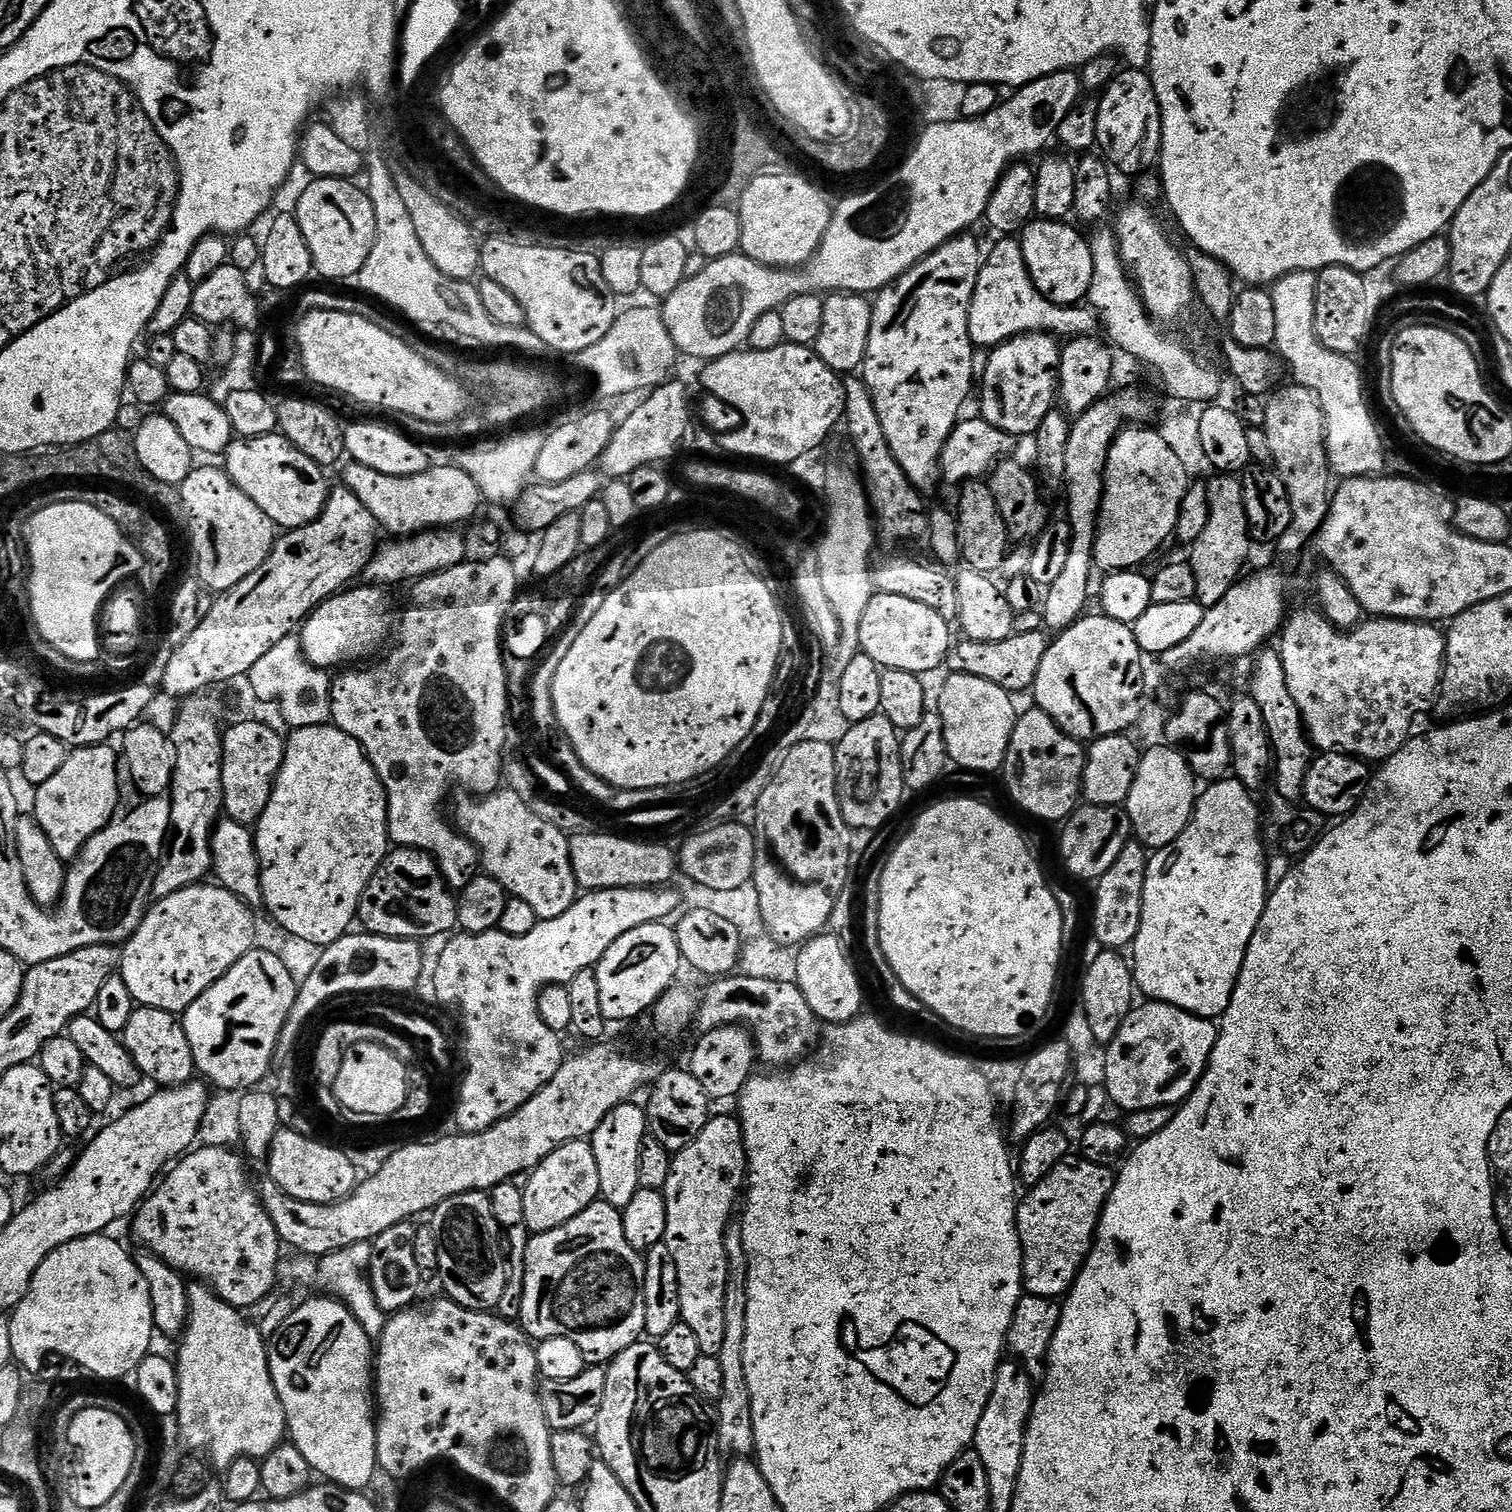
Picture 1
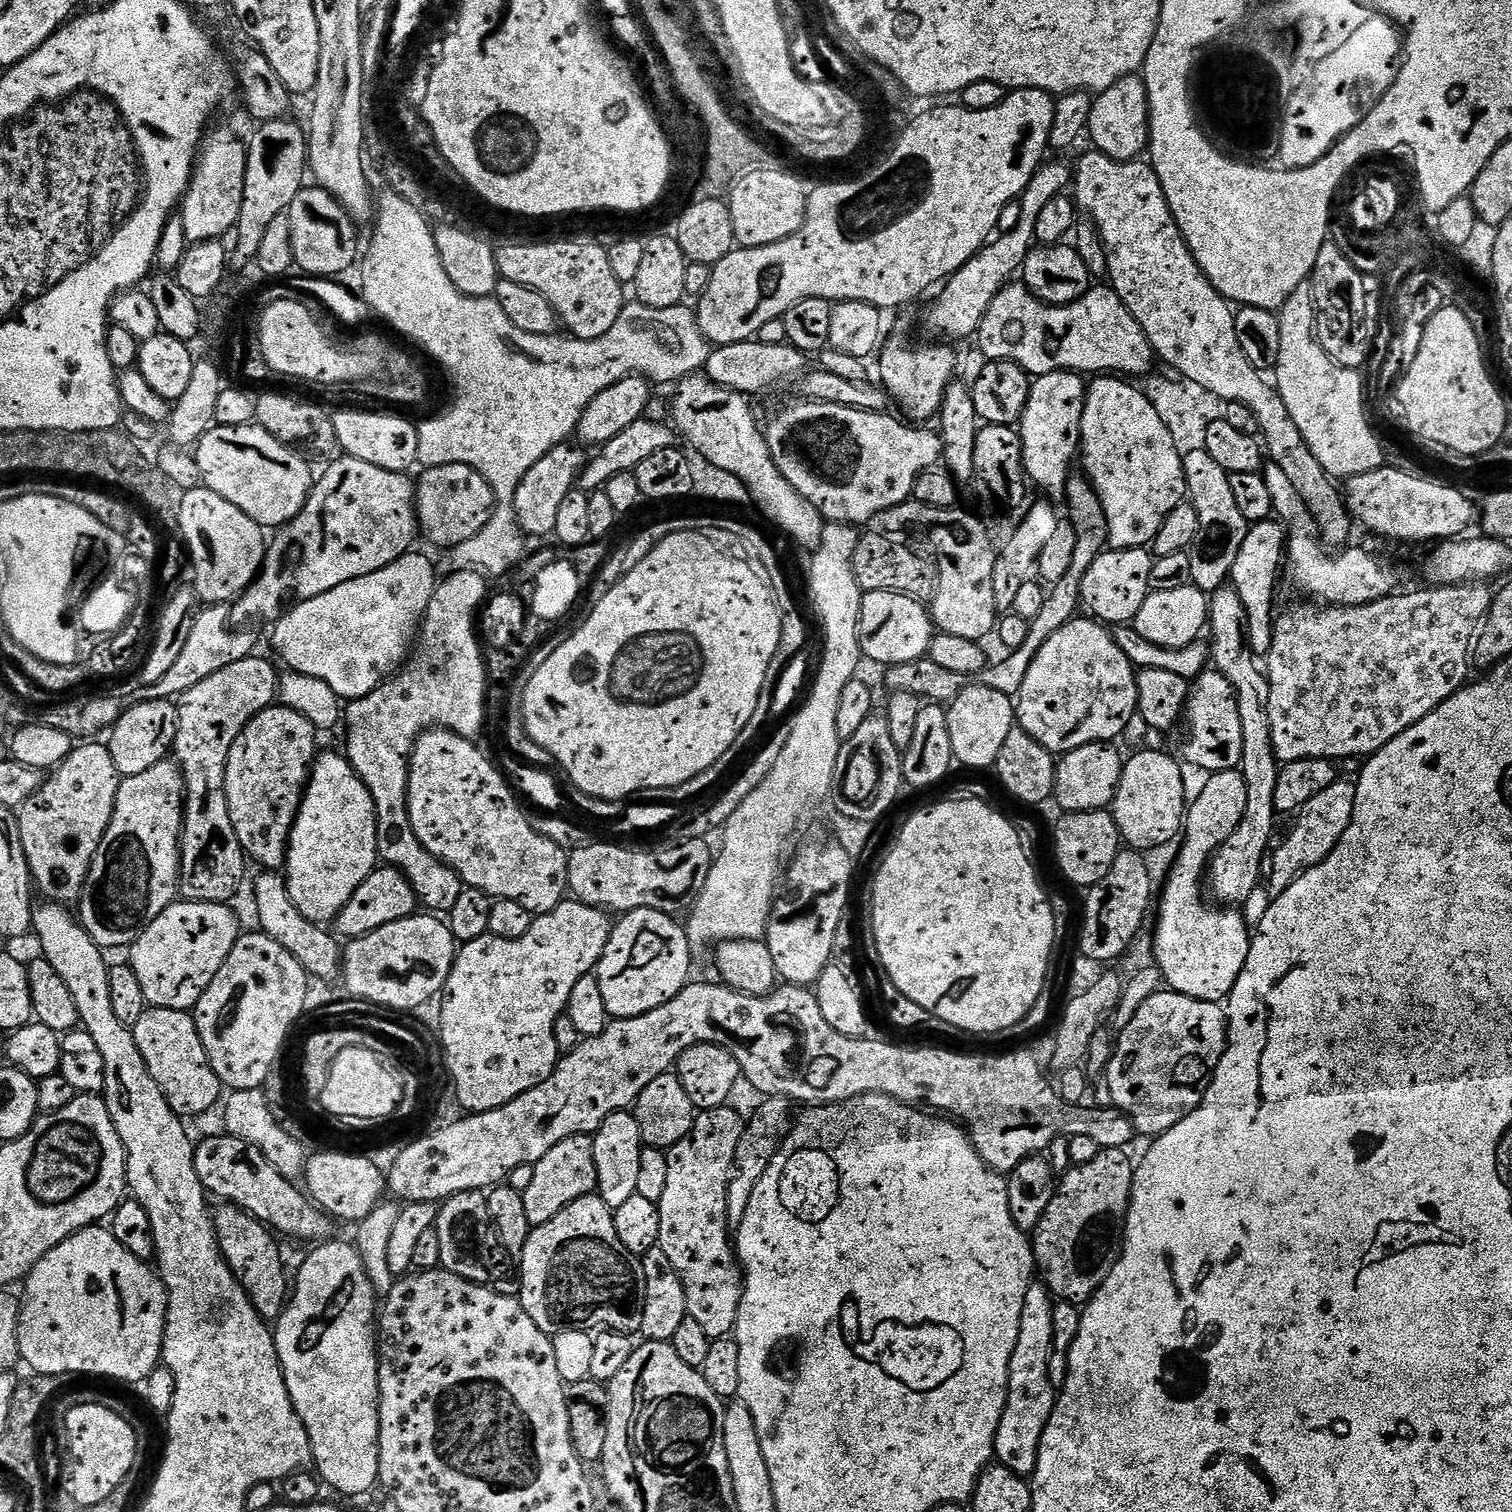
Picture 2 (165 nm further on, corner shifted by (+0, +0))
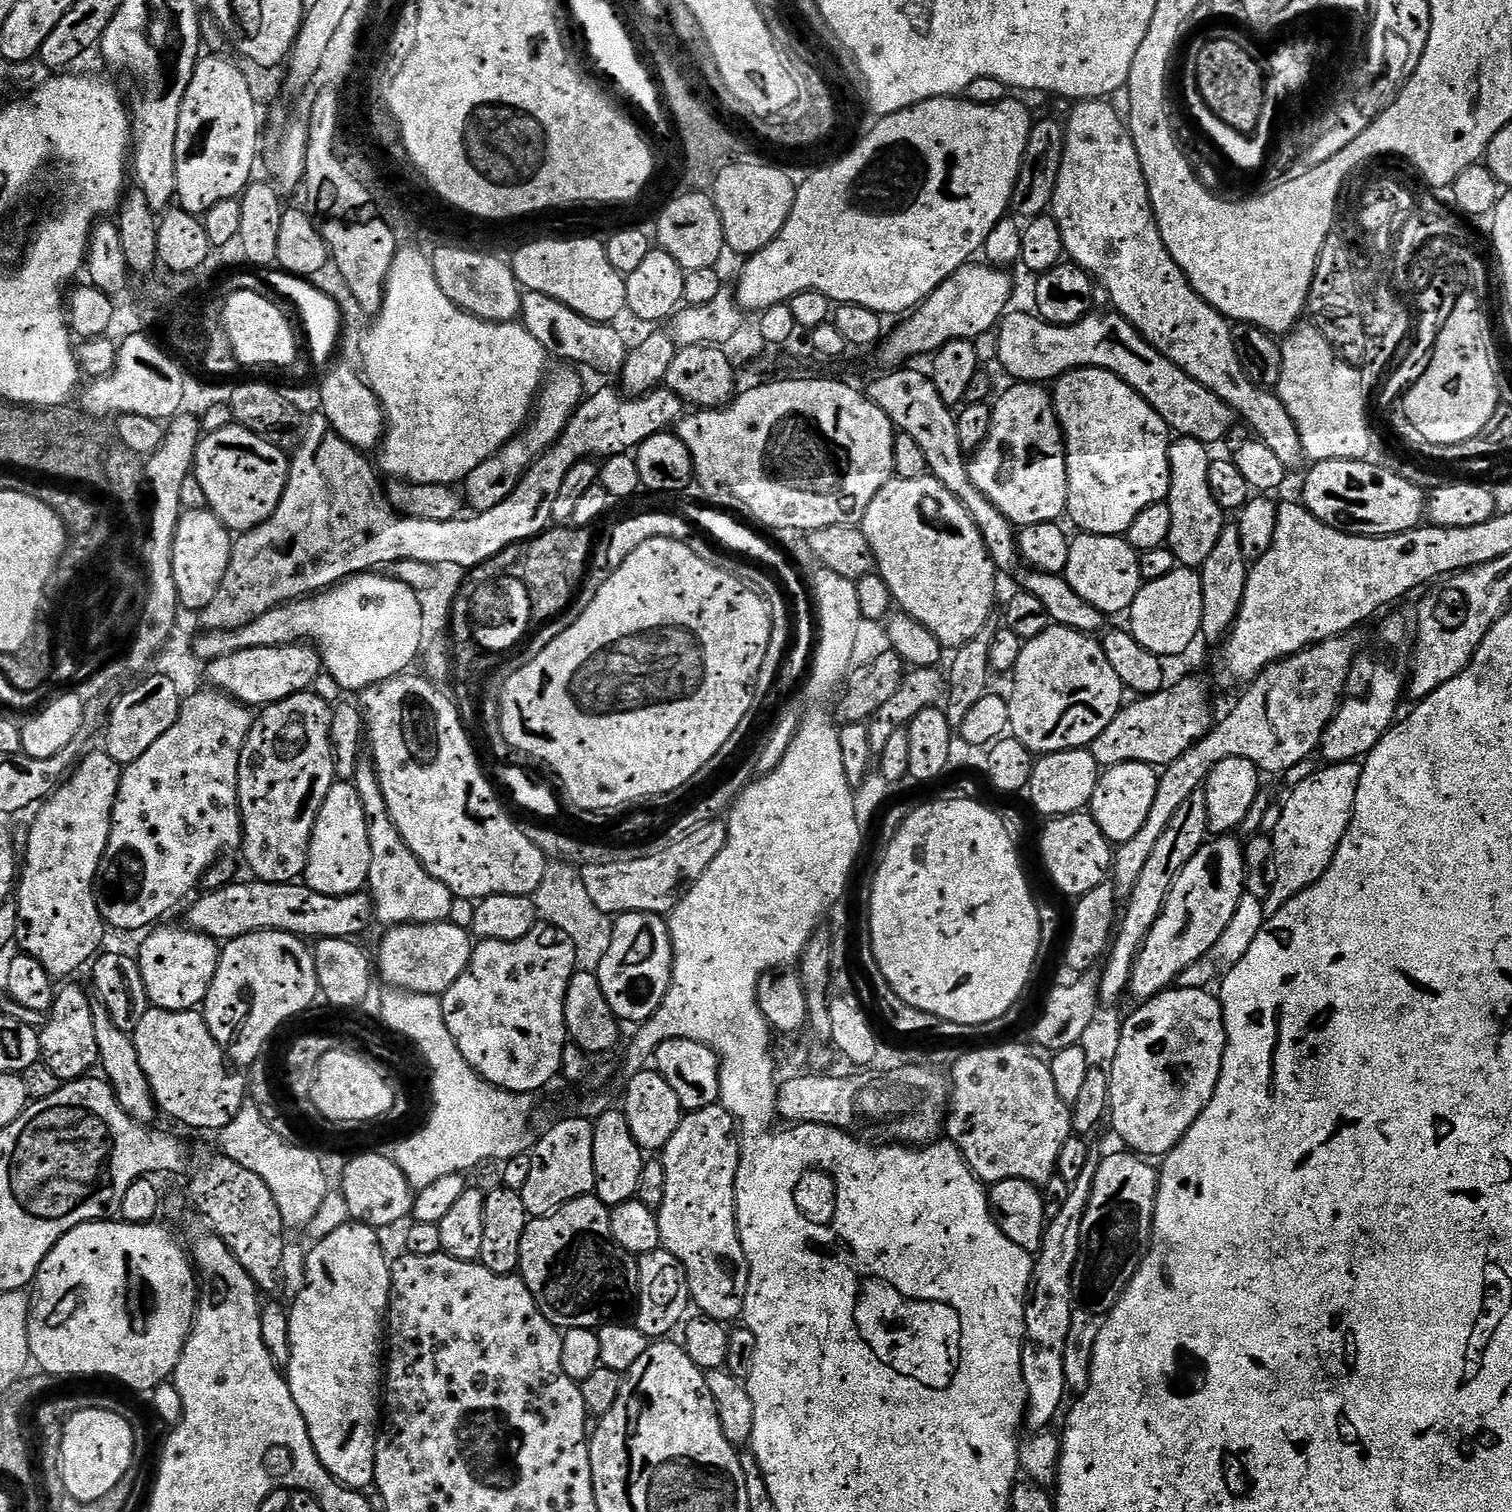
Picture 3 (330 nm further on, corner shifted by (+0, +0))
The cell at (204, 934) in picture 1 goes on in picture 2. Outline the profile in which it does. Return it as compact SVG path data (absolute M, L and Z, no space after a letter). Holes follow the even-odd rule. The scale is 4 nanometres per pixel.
M199 900L174 902L140 933L131 945L130 963L149 1006L179 1012L195 1009L200 995L210 986L214 974L222 970L222 962L226 962L242 935L240 920L230 909L228 904L205 904Z

